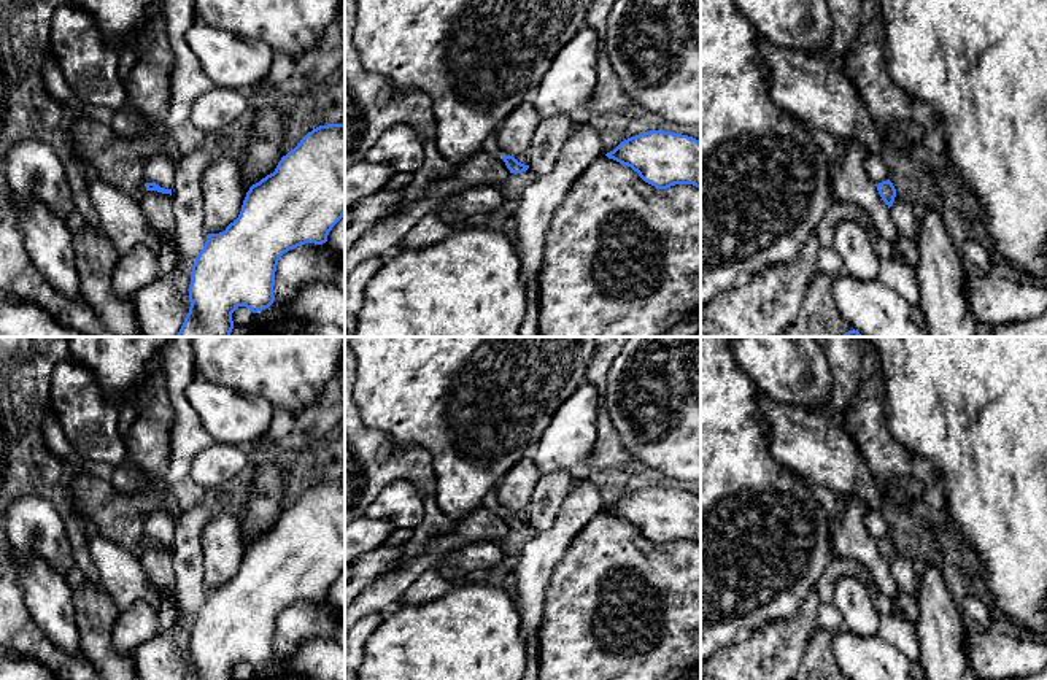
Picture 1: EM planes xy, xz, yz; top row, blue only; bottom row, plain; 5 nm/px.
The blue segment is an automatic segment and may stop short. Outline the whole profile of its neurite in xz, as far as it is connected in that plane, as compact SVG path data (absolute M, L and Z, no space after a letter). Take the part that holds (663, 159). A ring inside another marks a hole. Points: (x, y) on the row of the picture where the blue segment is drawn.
M650 130L621 141L605 156L631 167L656 189L675 184L701 189L701 141L693 137Z

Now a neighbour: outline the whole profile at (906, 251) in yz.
M871 218L861 219L858 226L867 234L872 240L874 248L880 256L890 257L894 262L901 262L906 265L918 264L918 245L910 241L909 238L899 235L898 246L893 248L888 241L879 237Z

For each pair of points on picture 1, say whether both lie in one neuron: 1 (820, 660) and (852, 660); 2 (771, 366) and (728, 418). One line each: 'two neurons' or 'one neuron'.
1: two neurons
2: two neurons

